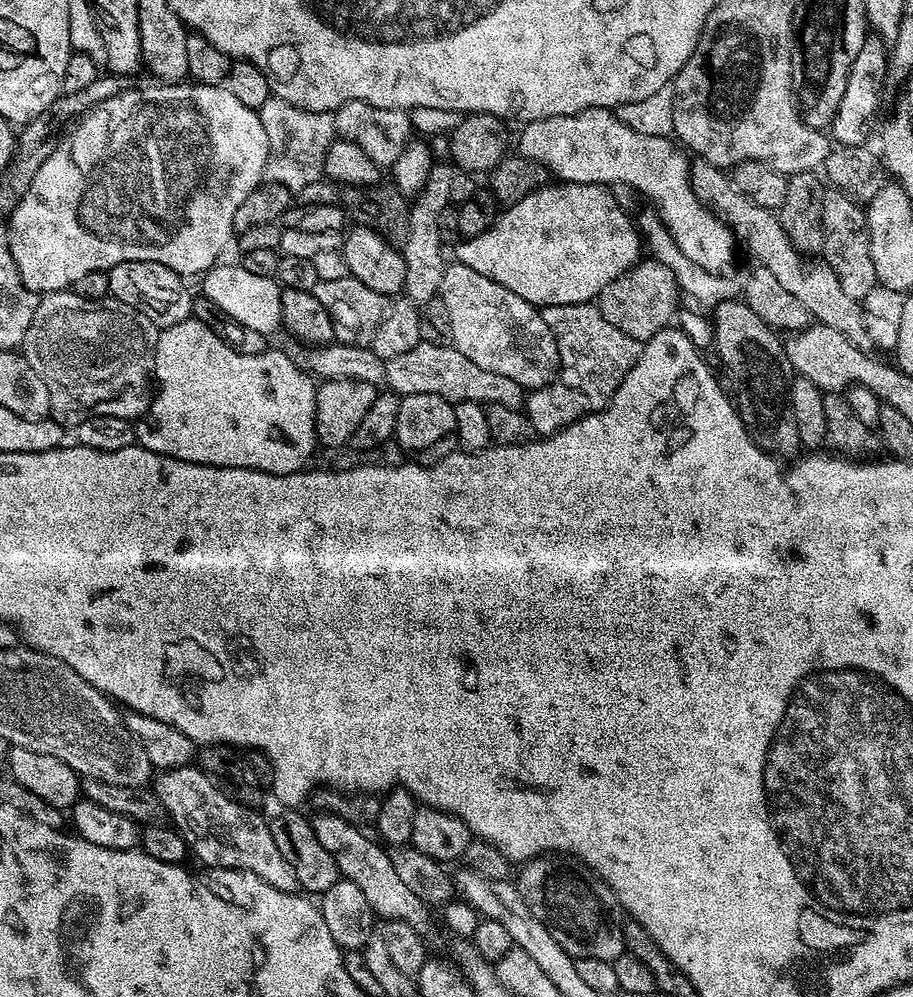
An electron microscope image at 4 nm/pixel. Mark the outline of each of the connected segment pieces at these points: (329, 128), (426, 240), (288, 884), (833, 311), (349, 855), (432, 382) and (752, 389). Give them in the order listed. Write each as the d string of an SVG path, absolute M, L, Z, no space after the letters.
M271 96L258 111L262 118L262 126L266 126L266 138L268 139L264 180L270 184L281 184L286 186L289 192L299 194L302 186L310 186L310 182L318 182L322 179L327 148L331 146L333 140L337 139L335 115L331 112L315 112L299 108L277 96Z
M433 163L426 186L415 197L414 203L408 210L408 232L402 241L402 251L406 262L406 282L403 295L417 306L423 306L437 299L442 282L442 274L446 257L444 257L445 245L440 239L440 227L442 219L440 212L448 208L452 200L452 179L458 176L457 169L451 163Z
M199 767L169 768L161 771L155 777L154 791L172 827L178 829L187 842L189 853L193 857L197 856L202 863L209 864L212 868L249 872L283 892L295 892L300 888L290 862L286 862L286 858L282 858L281 852L278 851L269 821L263 820L259 811L245 808L244 805L231 800L222 790L218 790L218 786L214 786L214 782L210 782L210 778L206 778L206 774L202 774Z
M699 158L693 159L690 164L690 179L692 181L692 189L694 194L700 201L708 205L721 219L727 221L729 228L732 229L732 233L736 235L737 241L741 245L746 246L747 252L756 260L754 261L759 267L764 267L777 278L778 282L790 294L794 295L794 298L798 298L802 302L802 306L805 306L809 312L809 315L819 324L831 326L842 333L846 338L850 338L852 342L859 349L869 351L873 346L871 329L867 325L866 314L862 312L863 305L856 301L848 294L846 290L842 288L842 284L838 282L837 275L830 270L828 264L822 260L816 262L806 263L805 255L800 253L797 248L793 245L790 238L787 236L786 230L780 223L780 217L776 212L766 210L762 206L754 206L751 204L746 197L744 197L736 185L732 183L732 177L725 169L715 168L709 160L701 160Z
M322 812L313 815L310 823L314 838L318 838L319 844L334 858L341 877L354 882L354 886L362 890L366 902L377 917L384 920L401 920L421 934L427 933L428 916L424 913L426 905L418 898L418 894L414 894L414 890L409 890L398 879L398 873L394 871L388 857L388 848L383 843L377 842L371 835L368 837L364 828L355 828L350 822L334 814Z
M421 342L414 350L398 354L398 358L384 361L384 384L397 396L410 394L438 394L458 405L462 402L478 402L482 405L514 406L523 409L526 390L518 382L494 374L494 370L482 370L478 362L470 362L466 354L459 352L451 343L430 344Z
M743 299L727 300L715 305L713 312L716 313L710 316L710 323L716 335L714 353L724 367L723 375L739 384L734 403L744 429L752 441L771 456L795 457L795 452L801 451L802 445L798 438L798 422L788 402L788 389L792 387L794 373L792 363L786 358L781 337L770 325L762 322L762 318L758 318L758 314L754 314L754 310L750 310Z

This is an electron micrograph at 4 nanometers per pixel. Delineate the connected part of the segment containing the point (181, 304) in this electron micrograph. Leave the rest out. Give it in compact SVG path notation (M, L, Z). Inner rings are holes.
M118 262L108 269L111 299L122 302L150 318L157 329L169 328L192 316L193 293L188 293L185 277L158 262Z

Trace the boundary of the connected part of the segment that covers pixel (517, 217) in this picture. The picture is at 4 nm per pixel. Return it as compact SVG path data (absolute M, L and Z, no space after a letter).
M552 182L522 198L522 202L507 205L497 215L490 230L461 239L455 245L455 259L470 266L470 270L478 270L478 274L498 282L498 286L506 286L506 290L518 294L518 298L535 304L539 309L563 304L586 304L595 301L606 285L636 267L641 259L642 236L640 240L628 215L615 195L603 184Z

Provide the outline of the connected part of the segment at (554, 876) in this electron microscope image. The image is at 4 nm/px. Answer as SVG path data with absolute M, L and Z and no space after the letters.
M541 854L523 865L520 877L514 883L522 894L526 906L550 930L558 946L566 950L573 960L598 958L616 961L625 955L624 925L618 898L603 883L579 876L581 861L564 854Z

